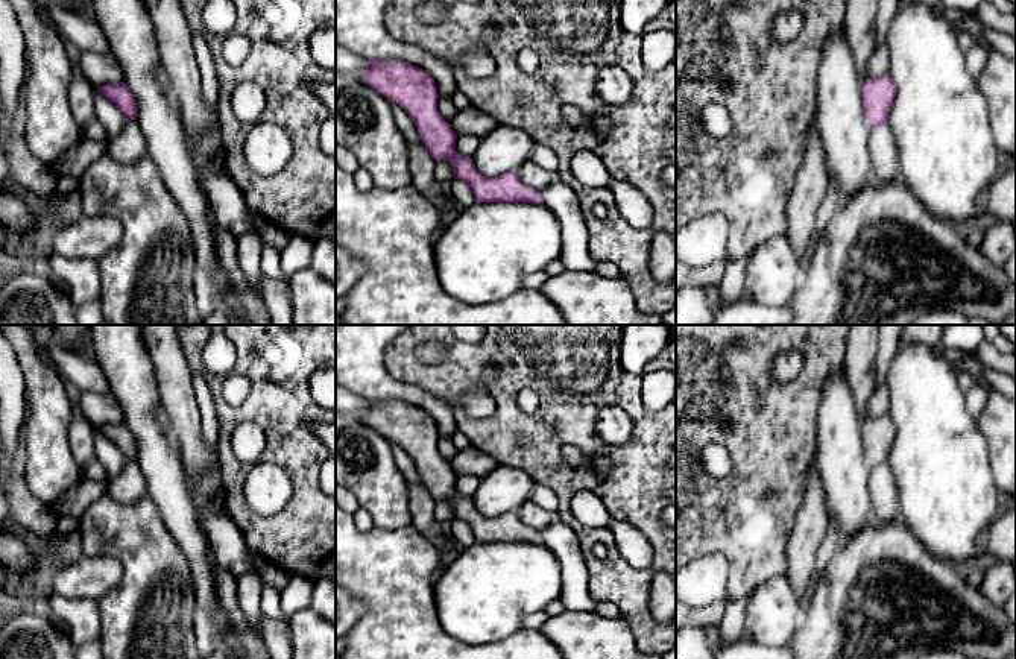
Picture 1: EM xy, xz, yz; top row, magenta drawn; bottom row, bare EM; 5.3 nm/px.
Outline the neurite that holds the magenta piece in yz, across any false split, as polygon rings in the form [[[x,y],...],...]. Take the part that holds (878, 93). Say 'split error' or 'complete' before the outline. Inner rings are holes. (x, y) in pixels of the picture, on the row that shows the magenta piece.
split error; [[[847,0],[844,32],[863,84],[866,117],[872,126],[887,123],[896,96],[896,85],[888,73],[873,79],[867,77],[867,64],[878,49],[876,14],[878,0]]]

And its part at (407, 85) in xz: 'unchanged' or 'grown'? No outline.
grown

